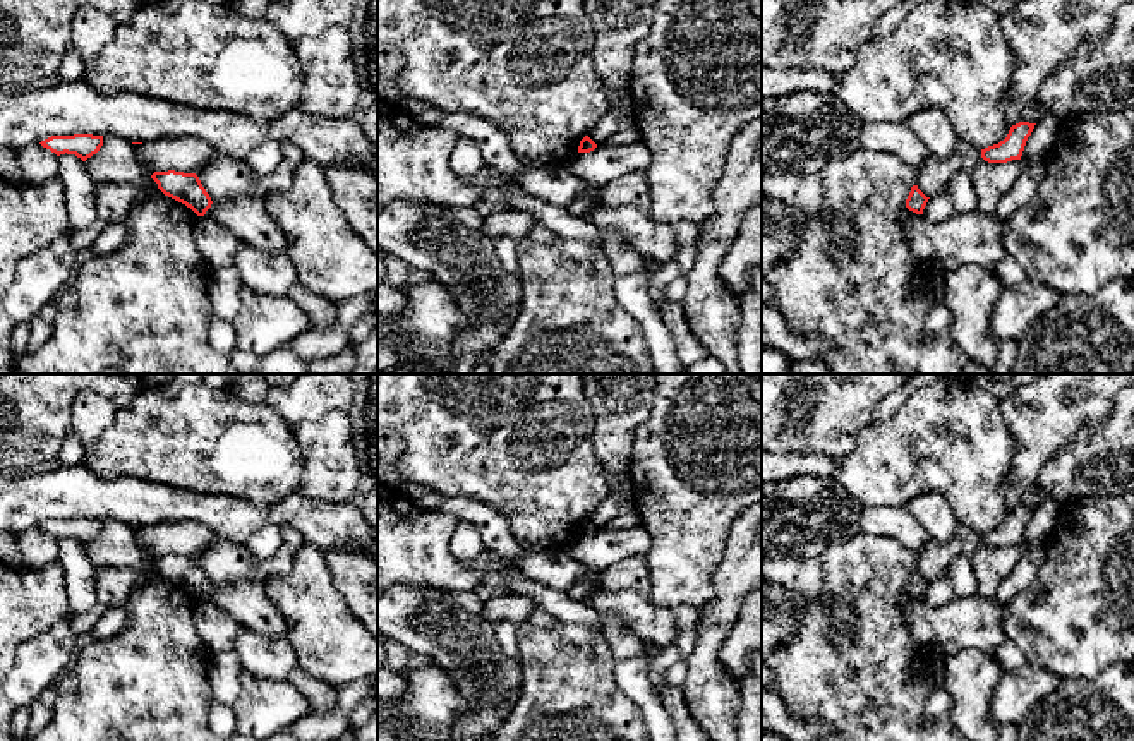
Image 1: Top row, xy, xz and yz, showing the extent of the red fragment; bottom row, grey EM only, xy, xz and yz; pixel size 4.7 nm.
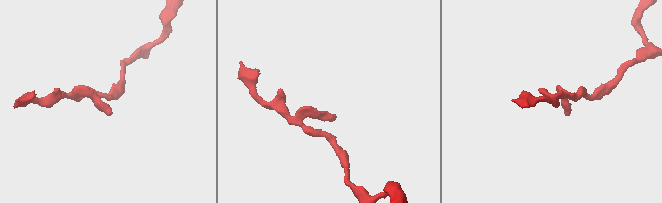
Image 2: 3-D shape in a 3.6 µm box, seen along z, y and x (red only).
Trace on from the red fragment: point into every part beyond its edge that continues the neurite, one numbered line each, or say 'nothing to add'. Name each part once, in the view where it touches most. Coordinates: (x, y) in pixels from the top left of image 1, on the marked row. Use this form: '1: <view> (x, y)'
nothing to add

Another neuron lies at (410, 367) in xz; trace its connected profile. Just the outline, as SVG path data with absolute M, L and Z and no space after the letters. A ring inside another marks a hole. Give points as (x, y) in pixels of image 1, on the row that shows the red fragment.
M407 362L400 367L388 369L381 374L439 374L427 362Z

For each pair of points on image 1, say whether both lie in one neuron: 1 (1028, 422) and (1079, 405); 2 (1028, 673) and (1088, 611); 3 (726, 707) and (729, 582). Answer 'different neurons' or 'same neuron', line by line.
1: same neuron
2: different neurons
3: same neuron

